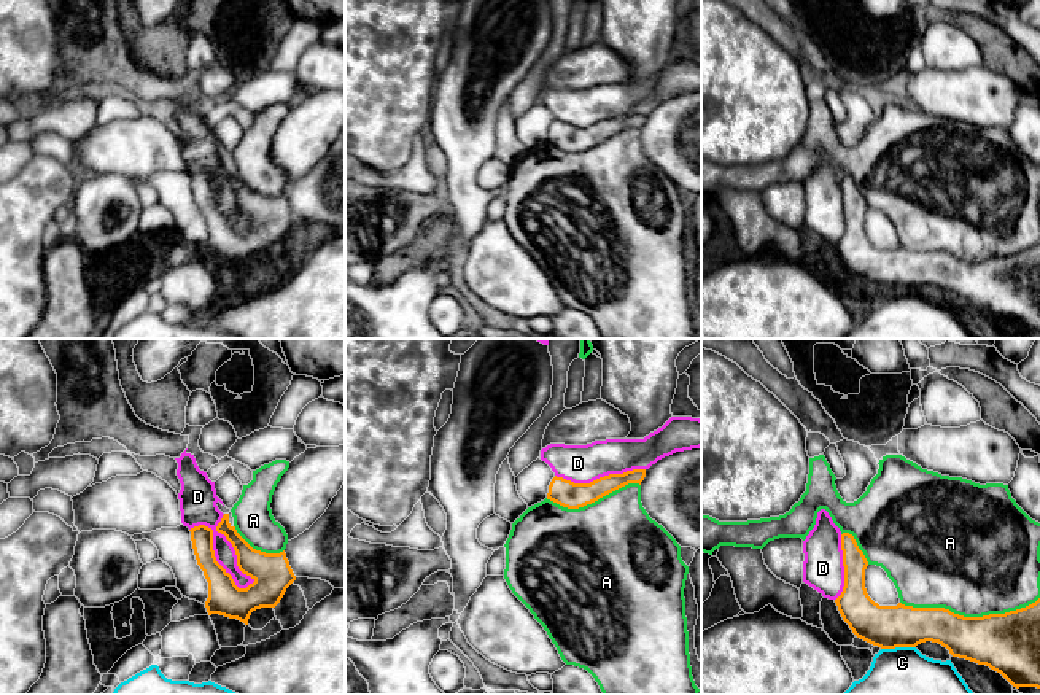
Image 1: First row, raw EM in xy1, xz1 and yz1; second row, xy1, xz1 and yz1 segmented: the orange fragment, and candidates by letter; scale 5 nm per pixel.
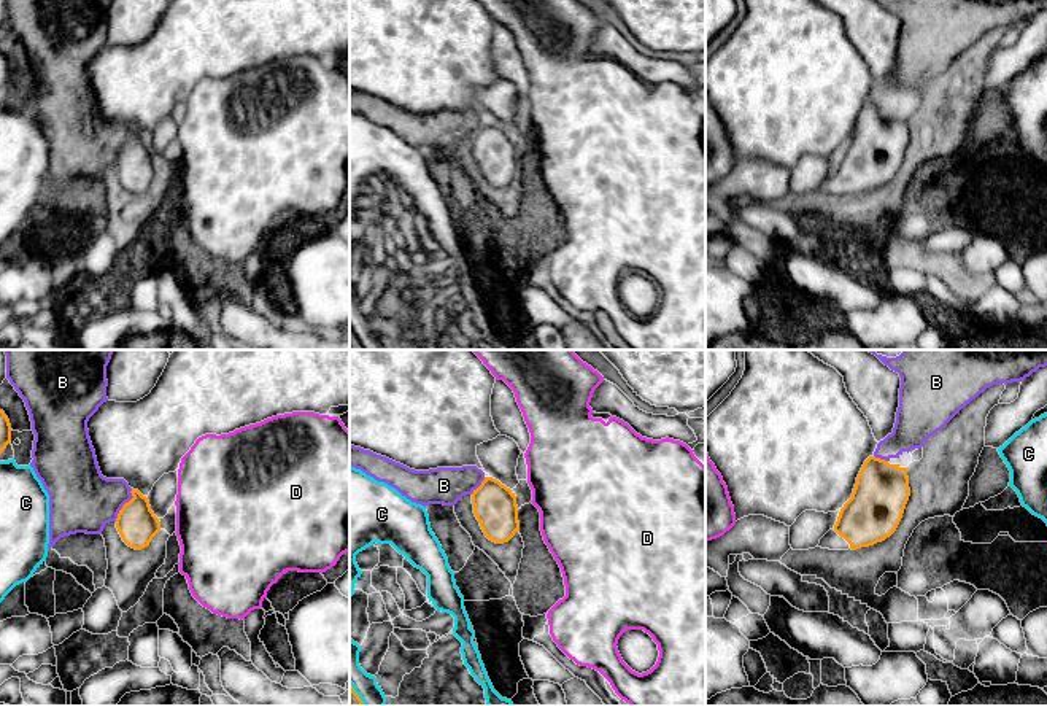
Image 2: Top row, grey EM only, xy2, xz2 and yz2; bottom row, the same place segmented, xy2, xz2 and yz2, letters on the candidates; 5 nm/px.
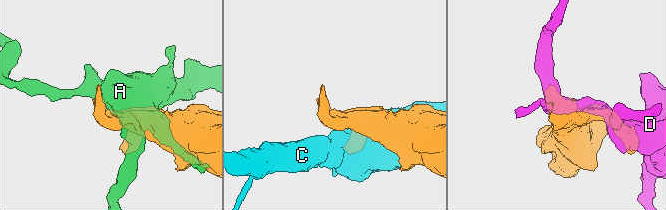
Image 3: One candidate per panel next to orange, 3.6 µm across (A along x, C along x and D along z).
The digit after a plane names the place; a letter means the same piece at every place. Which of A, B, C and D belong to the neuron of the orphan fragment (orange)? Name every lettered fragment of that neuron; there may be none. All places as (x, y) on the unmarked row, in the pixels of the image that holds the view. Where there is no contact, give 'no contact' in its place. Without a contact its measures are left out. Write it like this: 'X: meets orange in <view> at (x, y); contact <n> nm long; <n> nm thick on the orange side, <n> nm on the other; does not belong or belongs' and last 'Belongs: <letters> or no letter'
A: meets orange in yz1 at (969, 261); contact 700 nm long; 300 nm thick on the orange side, 480 nm on the other; does not belong
B: meets orange in xy2 at (124, 148); contact 190 nm long; 200 nm thick on the orange side, 320 nm on the other; does not belong
C: meets orange in yz1 at (897, 290); contact 180 nm long; 220 nm thick on the orange side, 440 nm on the other; does not belong
D: meets orange in xy1 at (229, 185); contact 420 nm long; 180 nm thick on the orange side, 190 nm on the other; does not belong
Belongs: no letter

